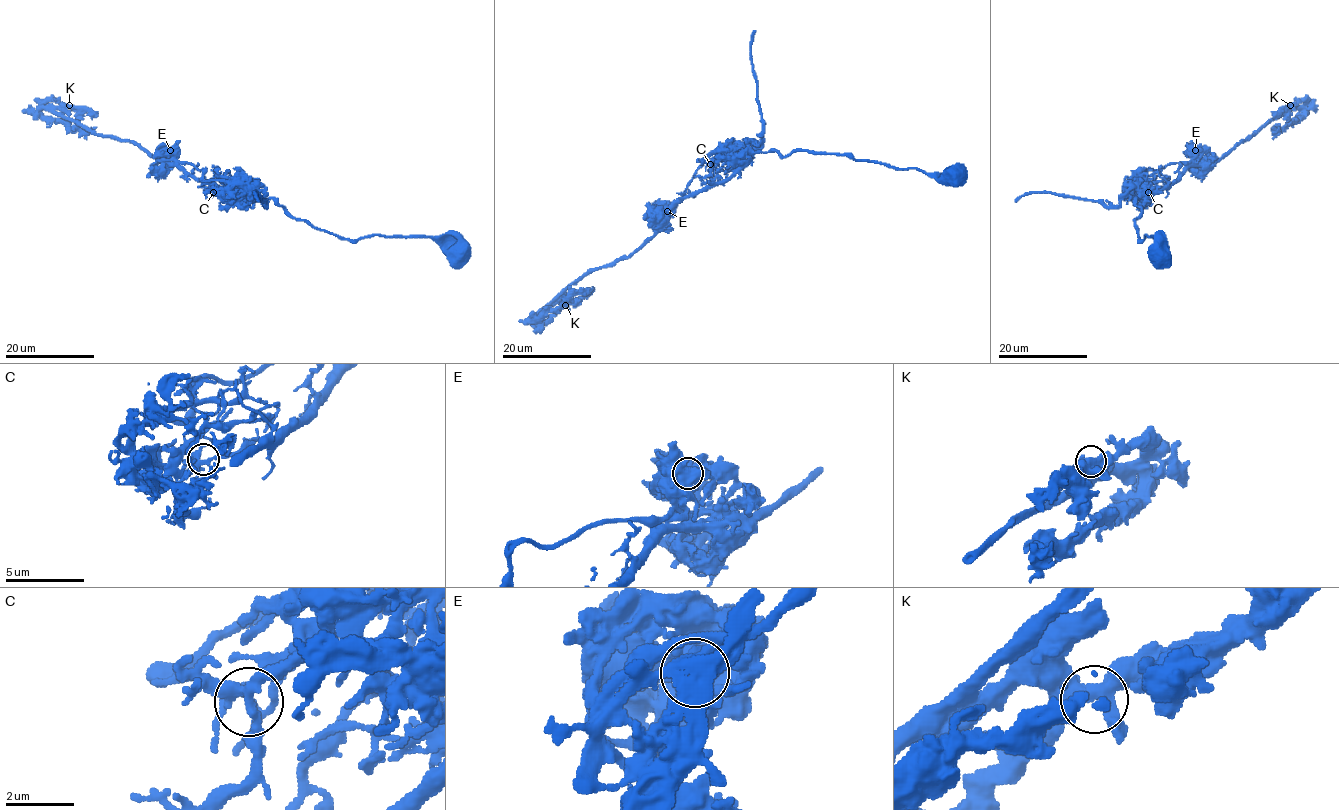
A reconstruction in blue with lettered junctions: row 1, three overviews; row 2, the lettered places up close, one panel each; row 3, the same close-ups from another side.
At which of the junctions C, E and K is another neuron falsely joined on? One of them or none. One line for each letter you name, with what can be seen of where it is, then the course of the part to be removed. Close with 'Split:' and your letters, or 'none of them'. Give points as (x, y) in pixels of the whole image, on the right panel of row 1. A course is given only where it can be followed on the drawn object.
E: Place: (1195, 150). Course of the part to remove: (1195, 149), (1187, 163), (1148, 169), (1144, 180), (1135, 178), (1118, 205), (1051, 193), (1027, 193), (1015, 202)
Split: E

